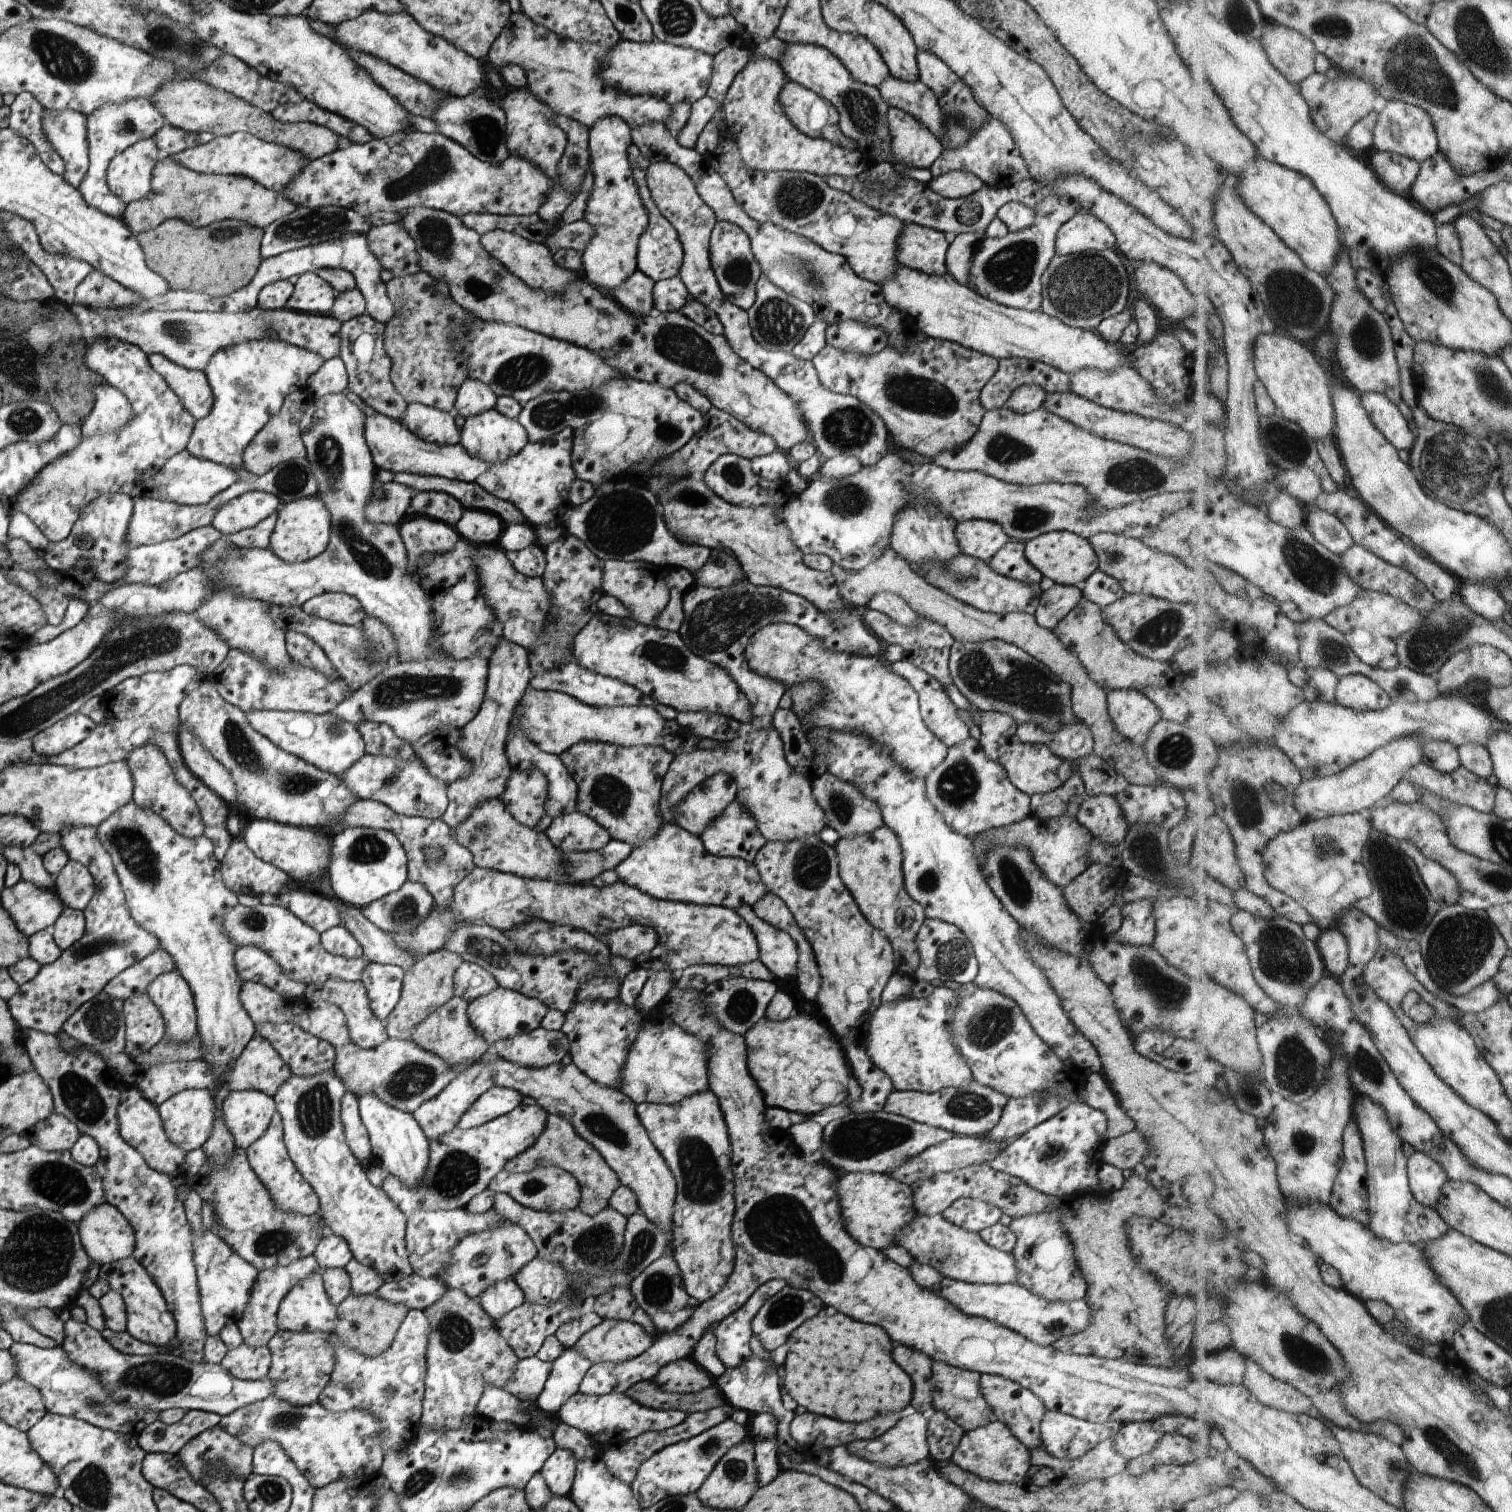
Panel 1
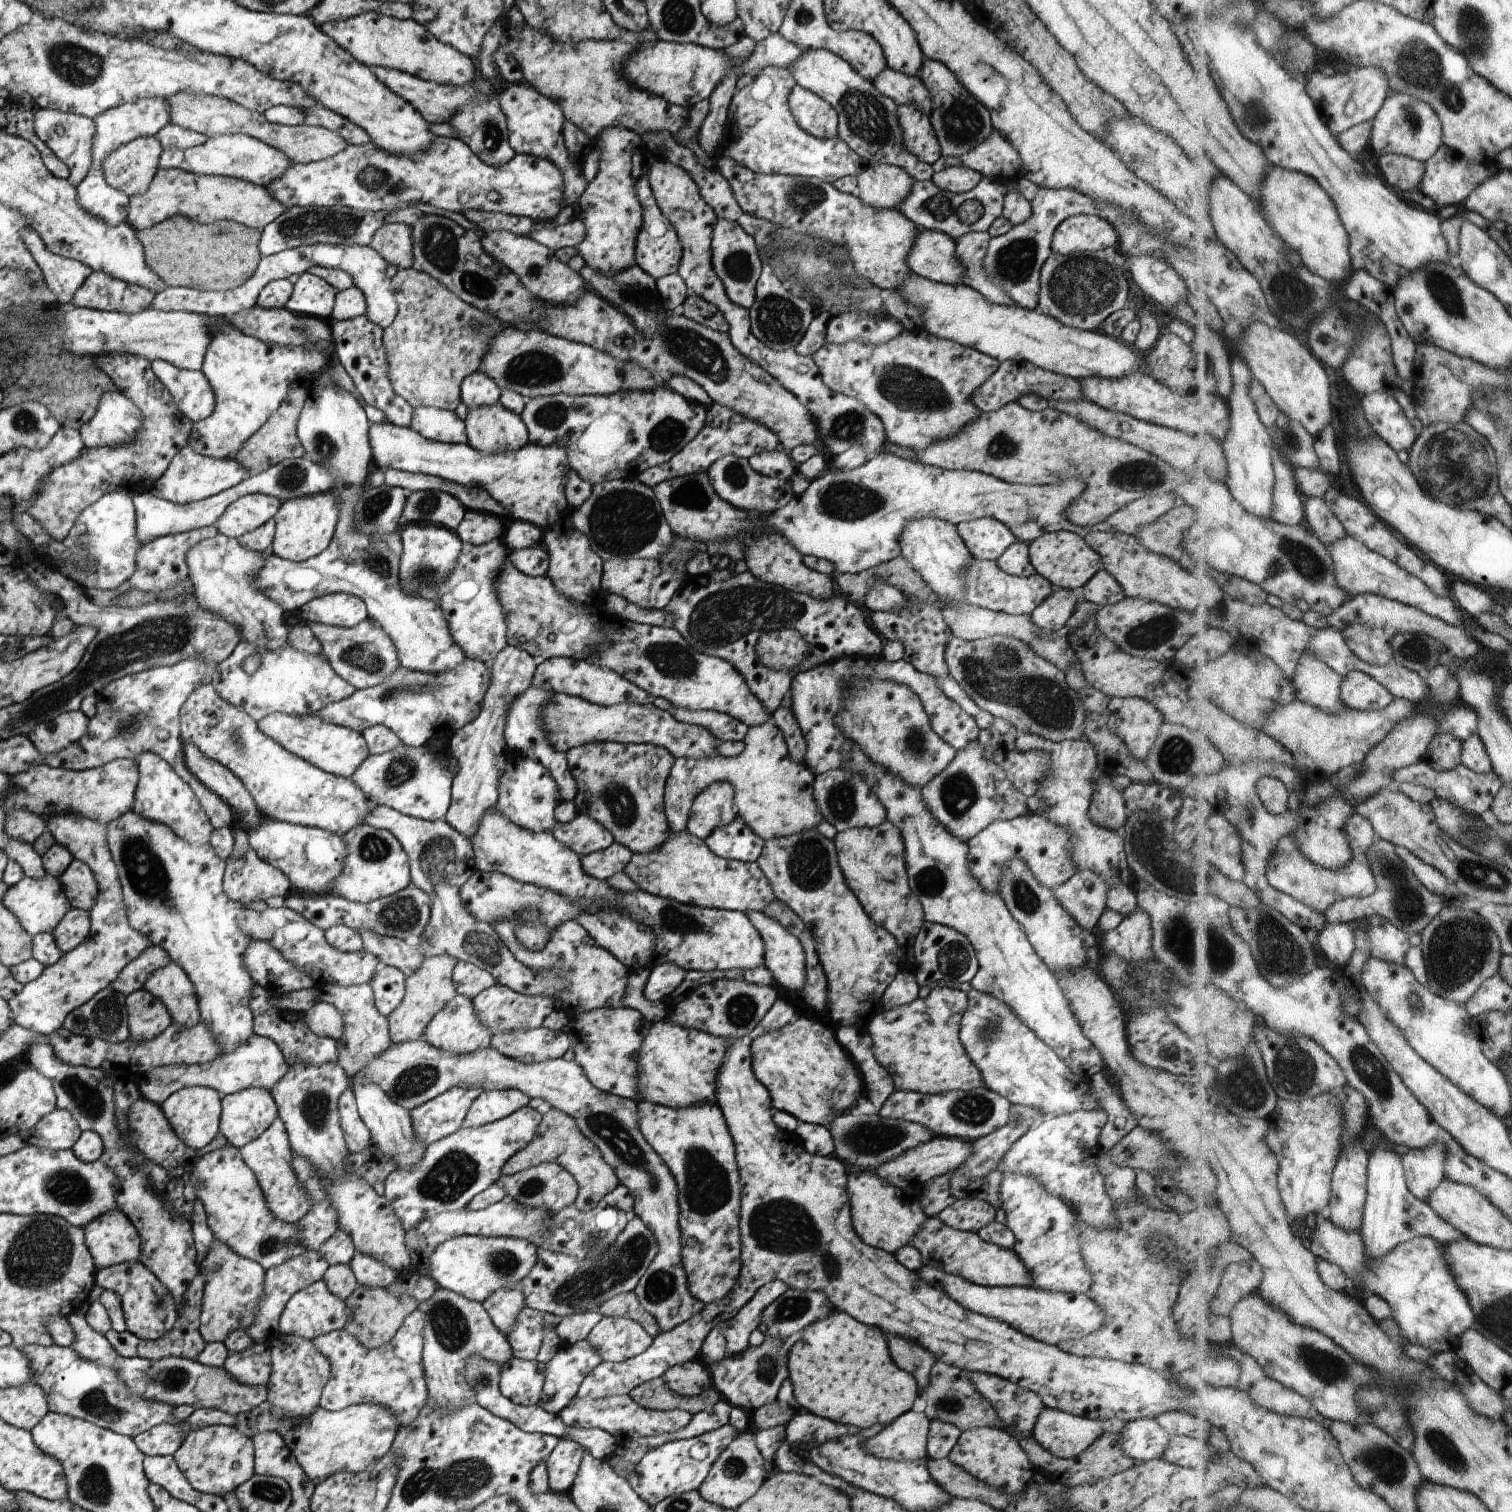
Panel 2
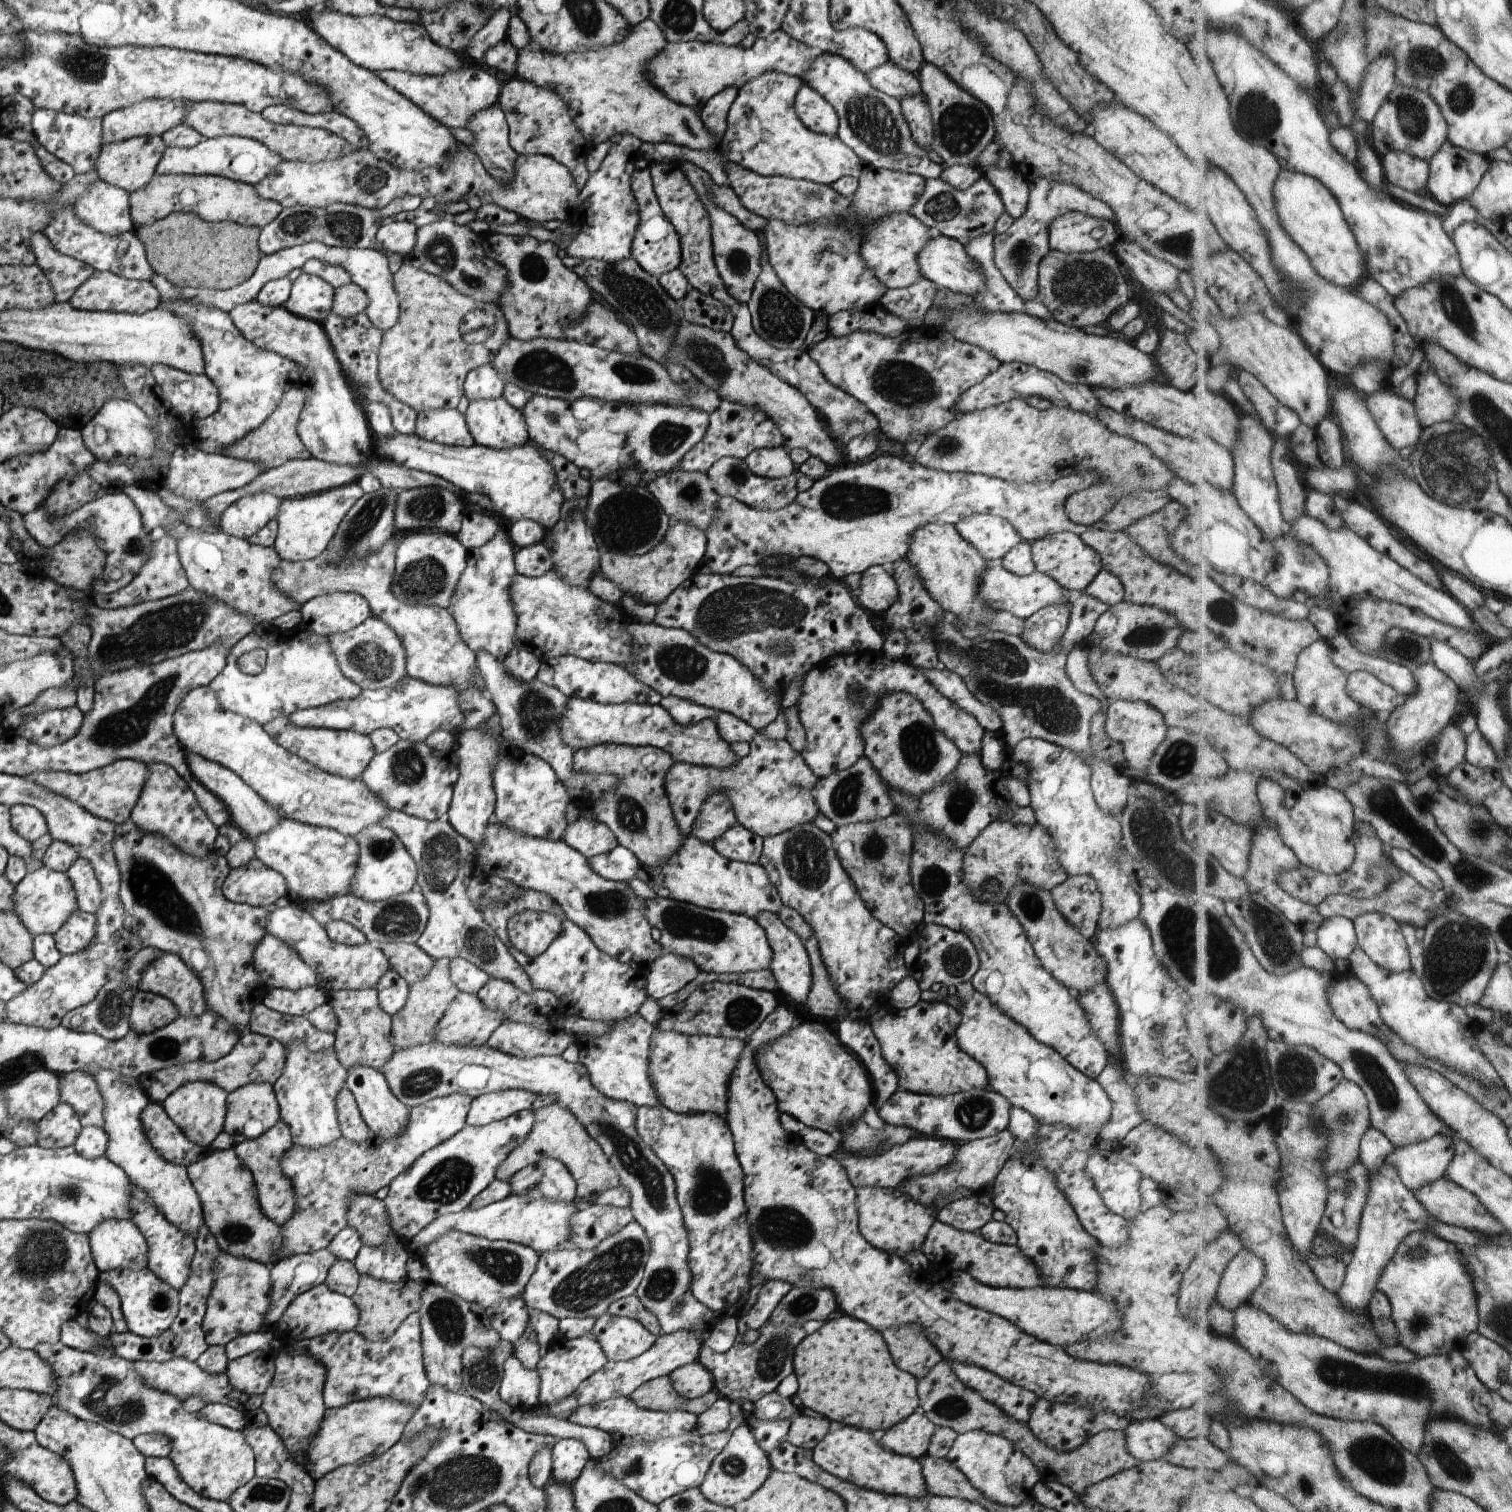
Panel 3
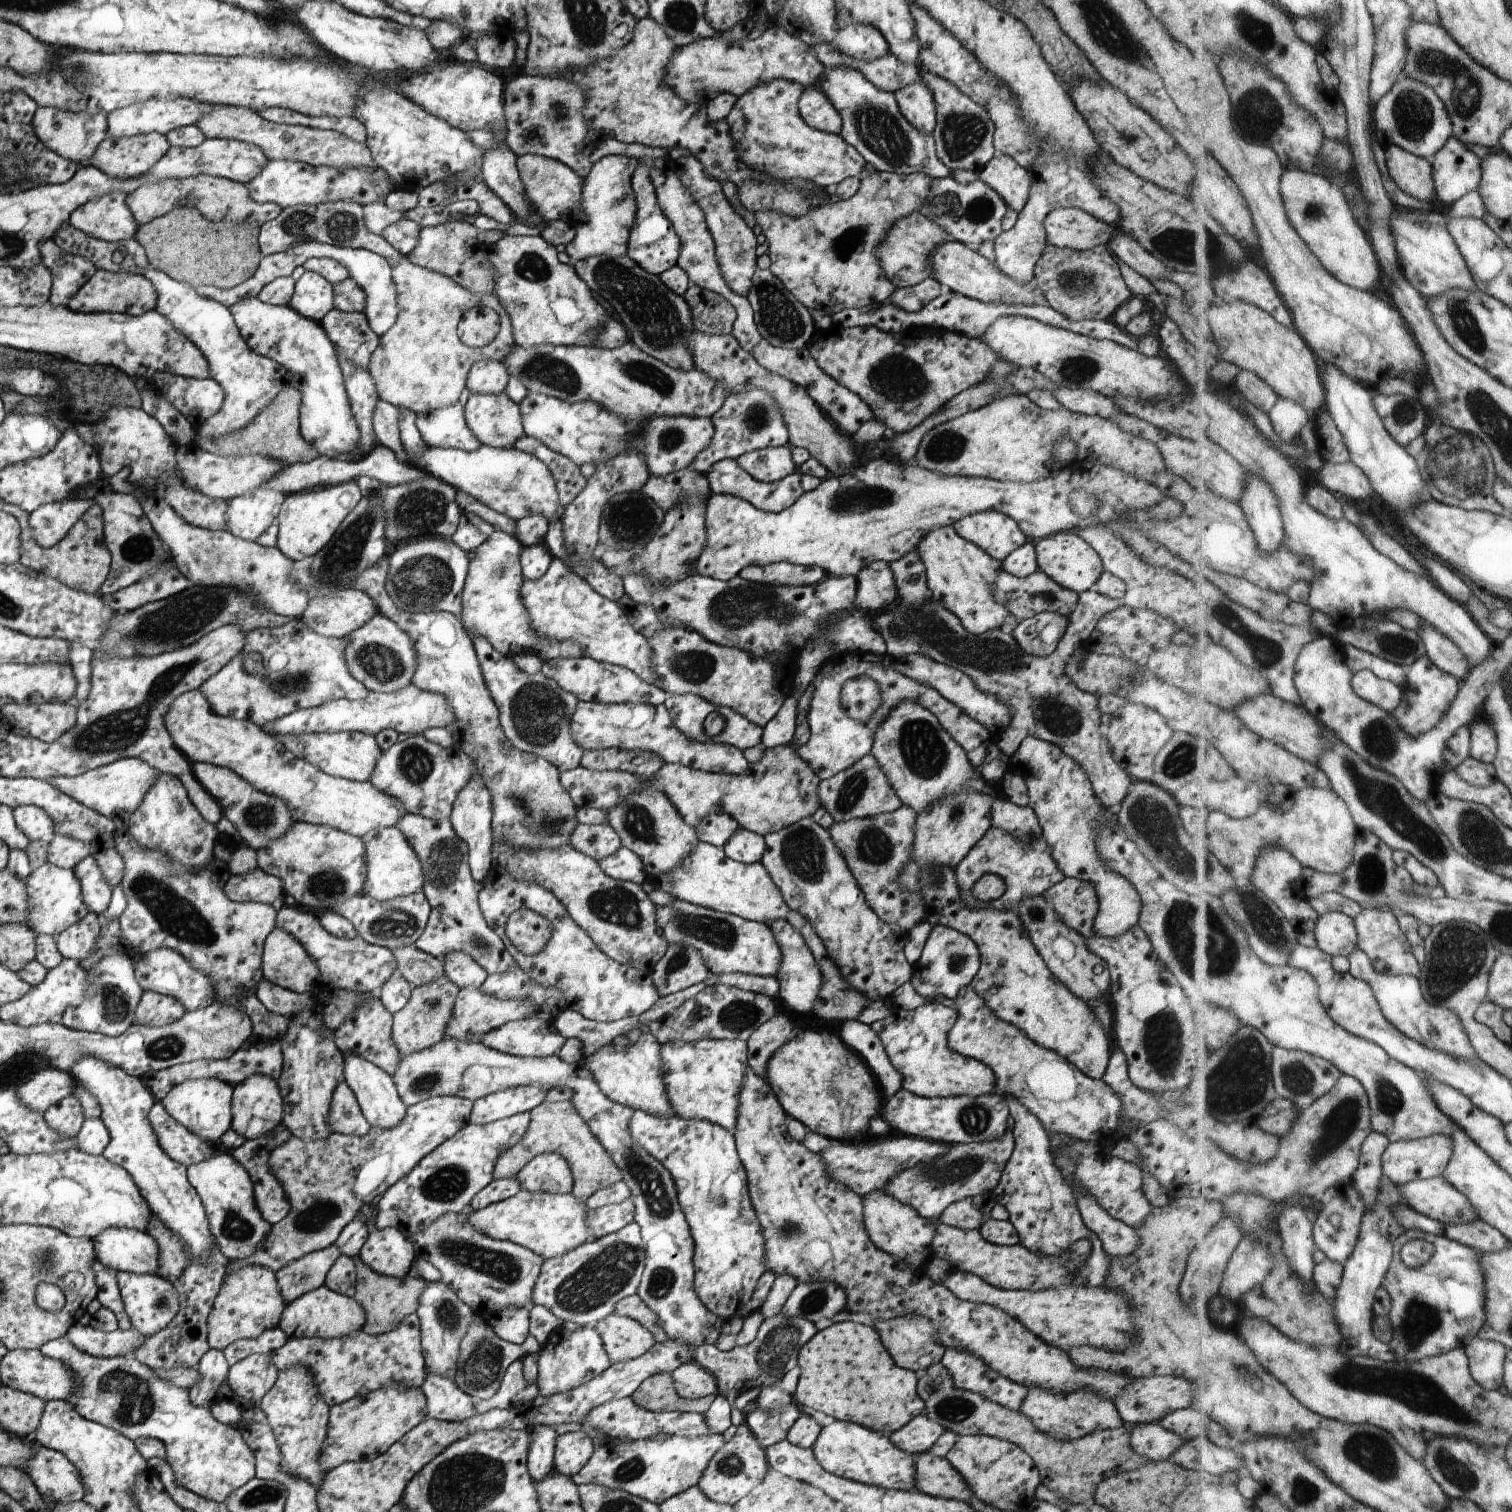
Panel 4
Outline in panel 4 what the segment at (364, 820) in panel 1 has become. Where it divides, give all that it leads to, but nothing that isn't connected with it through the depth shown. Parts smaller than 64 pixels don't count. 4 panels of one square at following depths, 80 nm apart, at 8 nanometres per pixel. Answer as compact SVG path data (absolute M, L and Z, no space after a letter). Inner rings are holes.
M405 813L393 827L403 834L420 860L424 874L420 889L430 906L424 931L413 946L438 960L449 953L465 953L488 975L515 971L518 965L505 950L501 939L487 926L479 910L479 890L474 887L475 882L470 875L467 845L455 834L448 819L433 820Z

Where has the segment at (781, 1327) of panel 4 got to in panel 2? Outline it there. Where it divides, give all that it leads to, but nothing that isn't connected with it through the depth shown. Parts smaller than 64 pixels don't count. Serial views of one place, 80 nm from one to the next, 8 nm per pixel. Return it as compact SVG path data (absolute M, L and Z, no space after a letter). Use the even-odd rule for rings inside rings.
M764 1336L763 1342L756 1347L745 1349L742 1353L723 1357L719 1362L709 1367L713 1387L732 1407L755 1410L763 1405L776 1402L777 1390L781 1382L787 1378L785 1356L787 1352L781 1348L783 1340Z

